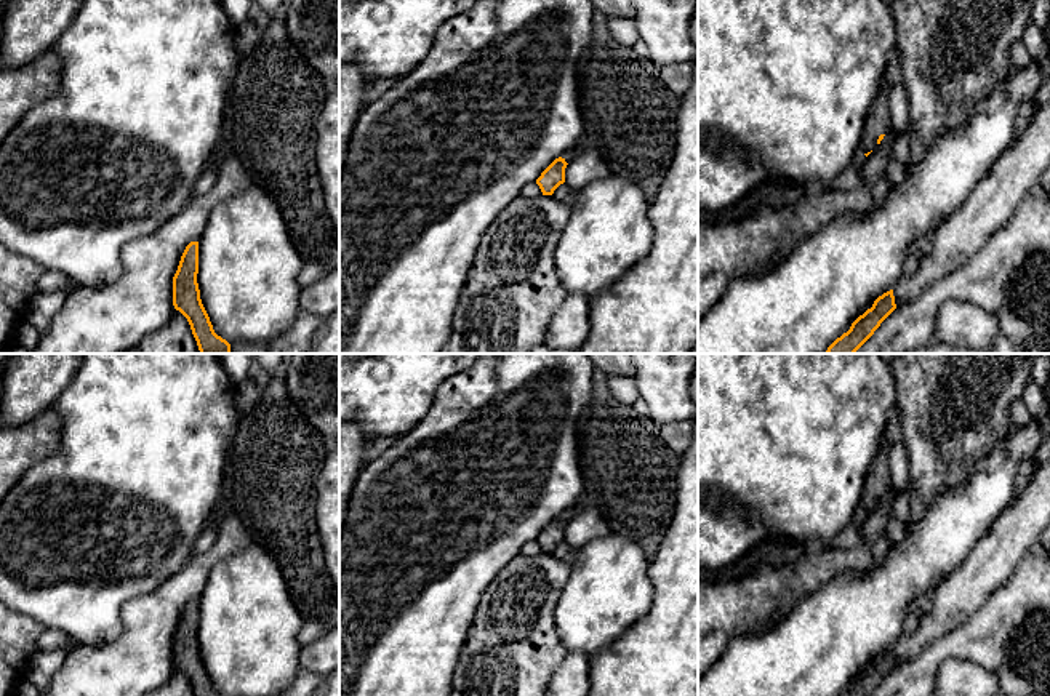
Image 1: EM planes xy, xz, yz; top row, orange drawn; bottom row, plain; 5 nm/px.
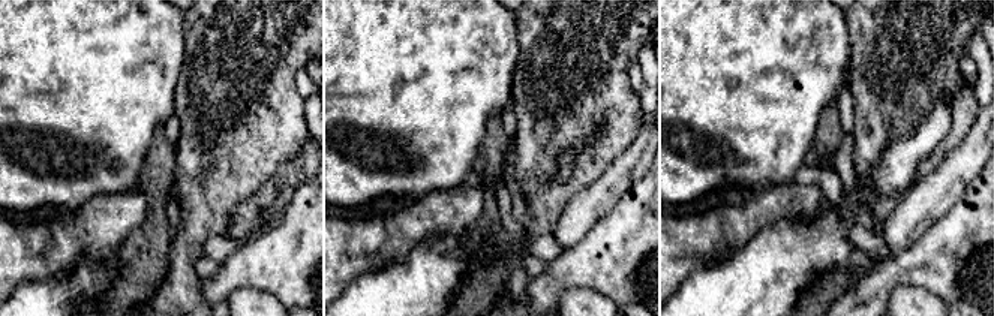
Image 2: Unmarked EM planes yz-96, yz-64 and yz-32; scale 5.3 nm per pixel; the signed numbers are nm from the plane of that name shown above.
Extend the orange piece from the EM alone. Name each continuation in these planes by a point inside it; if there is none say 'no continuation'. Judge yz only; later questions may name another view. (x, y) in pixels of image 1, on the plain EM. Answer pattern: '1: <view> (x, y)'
1: yz (877, 480)

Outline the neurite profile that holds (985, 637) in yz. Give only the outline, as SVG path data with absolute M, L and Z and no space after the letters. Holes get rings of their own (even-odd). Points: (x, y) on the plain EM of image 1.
M1050 525L1024 554L1008 581L994 590L965 622L940 637L911 661L896 666L871 696L933 696L938 669L949 658L970 661L992 672L1013 670L1008 662L1008 648L1015 635L1032 613L1047 610L1050 610Z

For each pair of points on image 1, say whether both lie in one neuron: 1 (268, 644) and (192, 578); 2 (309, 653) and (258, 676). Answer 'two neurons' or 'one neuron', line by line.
1: two neurons
2: two neurons

